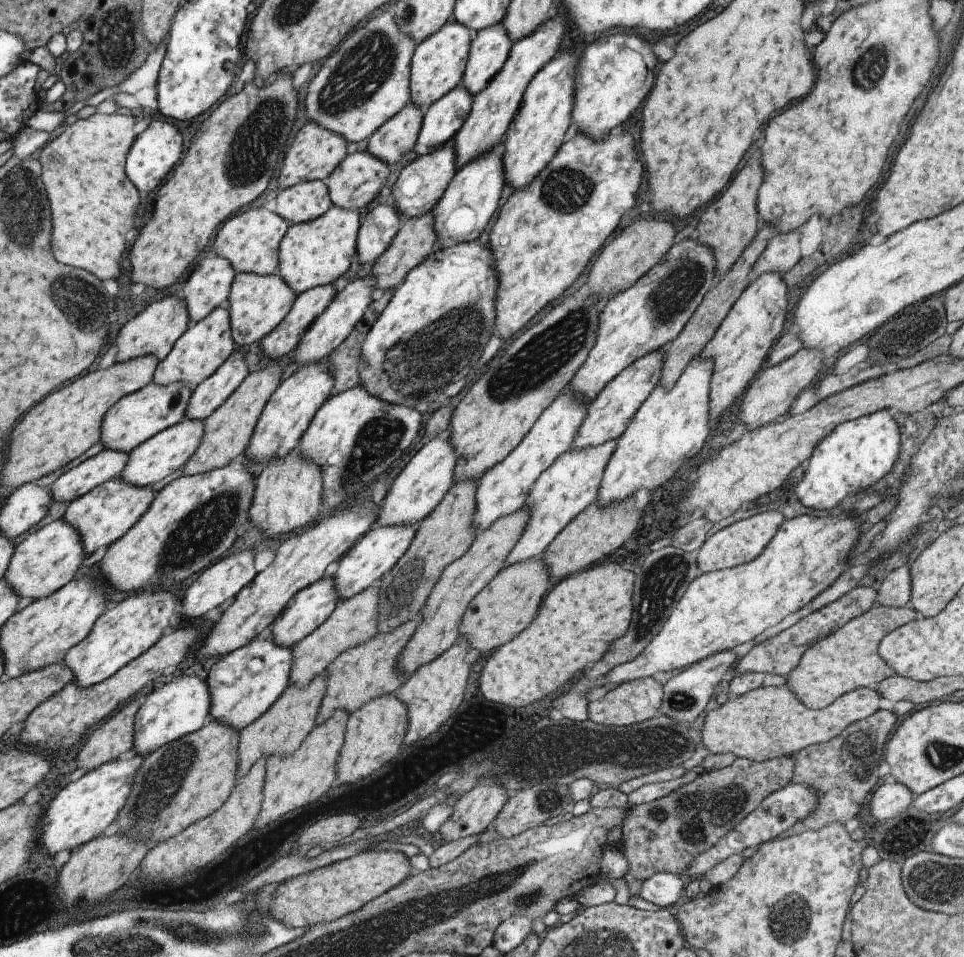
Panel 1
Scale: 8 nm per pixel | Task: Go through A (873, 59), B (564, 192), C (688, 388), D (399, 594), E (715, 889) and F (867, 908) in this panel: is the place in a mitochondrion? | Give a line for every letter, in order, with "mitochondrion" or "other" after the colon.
A: mitochondrion
B: mitochondrion
C: other
D: mitochondrion
E: other
F: other

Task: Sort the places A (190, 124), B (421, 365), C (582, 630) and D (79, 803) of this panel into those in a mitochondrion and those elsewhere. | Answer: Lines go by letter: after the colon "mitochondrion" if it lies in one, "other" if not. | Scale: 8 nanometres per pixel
A: other
B: mitochondrion
C: other
D: other

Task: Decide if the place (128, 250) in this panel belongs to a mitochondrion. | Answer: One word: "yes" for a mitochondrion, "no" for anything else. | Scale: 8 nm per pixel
no

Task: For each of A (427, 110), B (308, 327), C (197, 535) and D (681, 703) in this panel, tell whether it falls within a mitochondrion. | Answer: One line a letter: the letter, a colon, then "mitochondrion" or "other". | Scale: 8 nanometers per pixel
A: other
B: other
C: mitochondrion
D: mitochondrion

